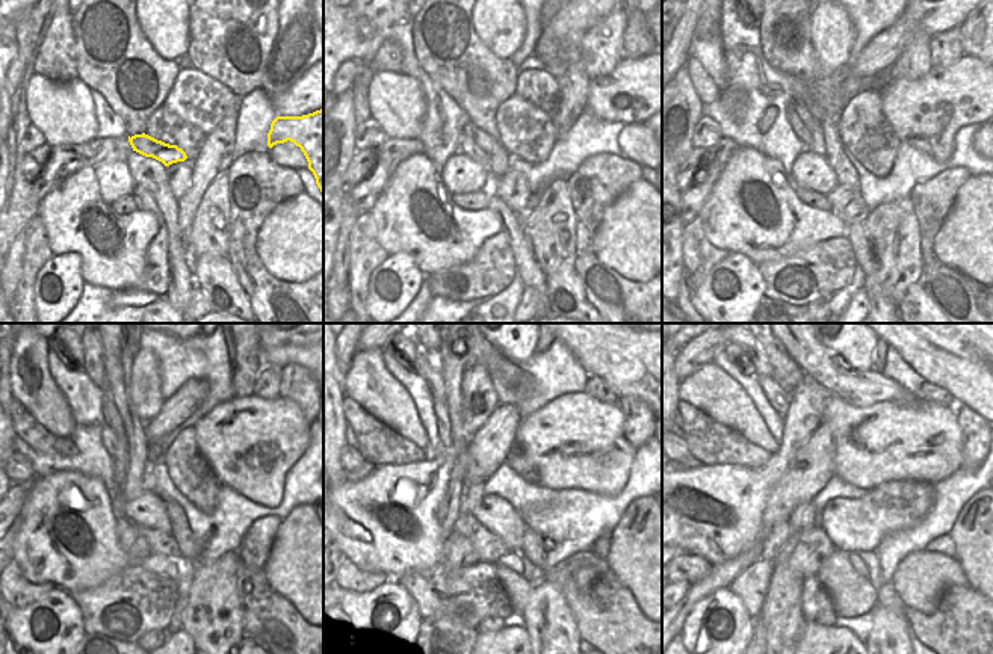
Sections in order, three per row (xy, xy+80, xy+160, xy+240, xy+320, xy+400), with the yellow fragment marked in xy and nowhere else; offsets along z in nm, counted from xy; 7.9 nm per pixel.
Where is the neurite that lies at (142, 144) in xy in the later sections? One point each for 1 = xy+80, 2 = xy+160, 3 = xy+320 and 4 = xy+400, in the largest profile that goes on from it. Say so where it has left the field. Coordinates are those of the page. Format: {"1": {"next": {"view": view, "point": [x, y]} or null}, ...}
{"1": {"next": {"view": "xy+80", "point": [482, 139]}}, "2": {"next": {"view": "xy+160", "point": [807, 120]}}, "3": {"next": {"view": "xy+320", "point": [426, 367]}}, "4": {"next": {"view": "xy+400", "point": [757, 354]}}}

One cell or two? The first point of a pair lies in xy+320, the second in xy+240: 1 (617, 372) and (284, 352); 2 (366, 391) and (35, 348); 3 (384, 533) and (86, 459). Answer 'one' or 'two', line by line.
1: one
2: one
3: two

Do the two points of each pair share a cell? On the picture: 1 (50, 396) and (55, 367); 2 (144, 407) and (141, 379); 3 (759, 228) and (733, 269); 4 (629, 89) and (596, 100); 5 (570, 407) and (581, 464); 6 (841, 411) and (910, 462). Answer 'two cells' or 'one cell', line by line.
1: two cells
2: one cell
3: two cells
4: one cell
5: one cell
6: one cell

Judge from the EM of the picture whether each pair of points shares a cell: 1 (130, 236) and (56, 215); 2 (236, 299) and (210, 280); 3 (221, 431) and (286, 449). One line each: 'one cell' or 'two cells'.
1: one cell
2: one cell
3: one cell

